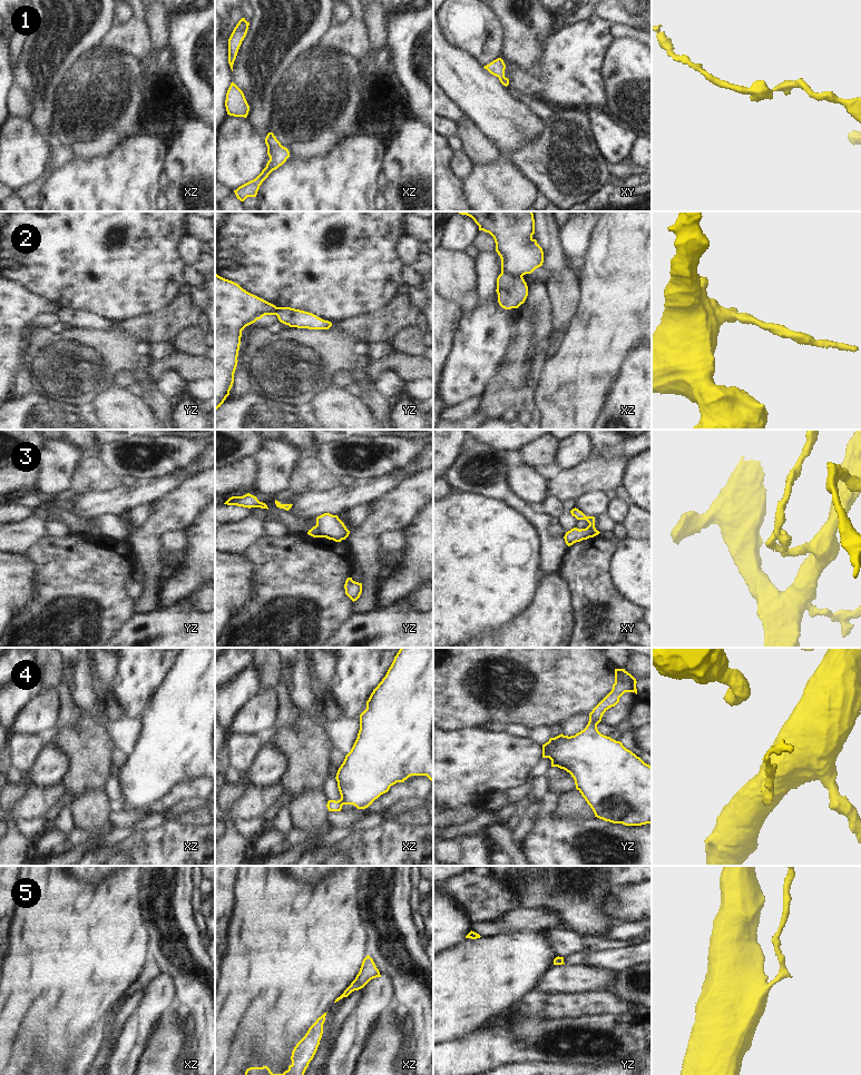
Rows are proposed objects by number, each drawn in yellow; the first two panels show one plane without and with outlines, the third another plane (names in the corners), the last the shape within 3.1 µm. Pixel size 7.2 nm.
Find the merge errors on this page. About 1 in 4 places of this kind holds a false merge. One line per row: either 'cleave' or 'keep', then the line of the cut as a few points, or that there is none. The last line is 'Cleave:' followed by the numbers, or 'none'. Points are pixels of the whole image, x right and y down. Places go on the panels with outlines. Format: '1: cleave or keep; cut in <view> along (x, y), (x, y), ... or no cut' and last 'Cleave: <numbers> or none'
1: keep; no cut
2: cleave; cut in xz along (501, 272), (508, 275), (521, 276)
3: cleave; cut in xy along (588, 525), (595, 530), (595, 535)
4: keep; no cut
5: keep; no cut
Cleave: 2, 3

